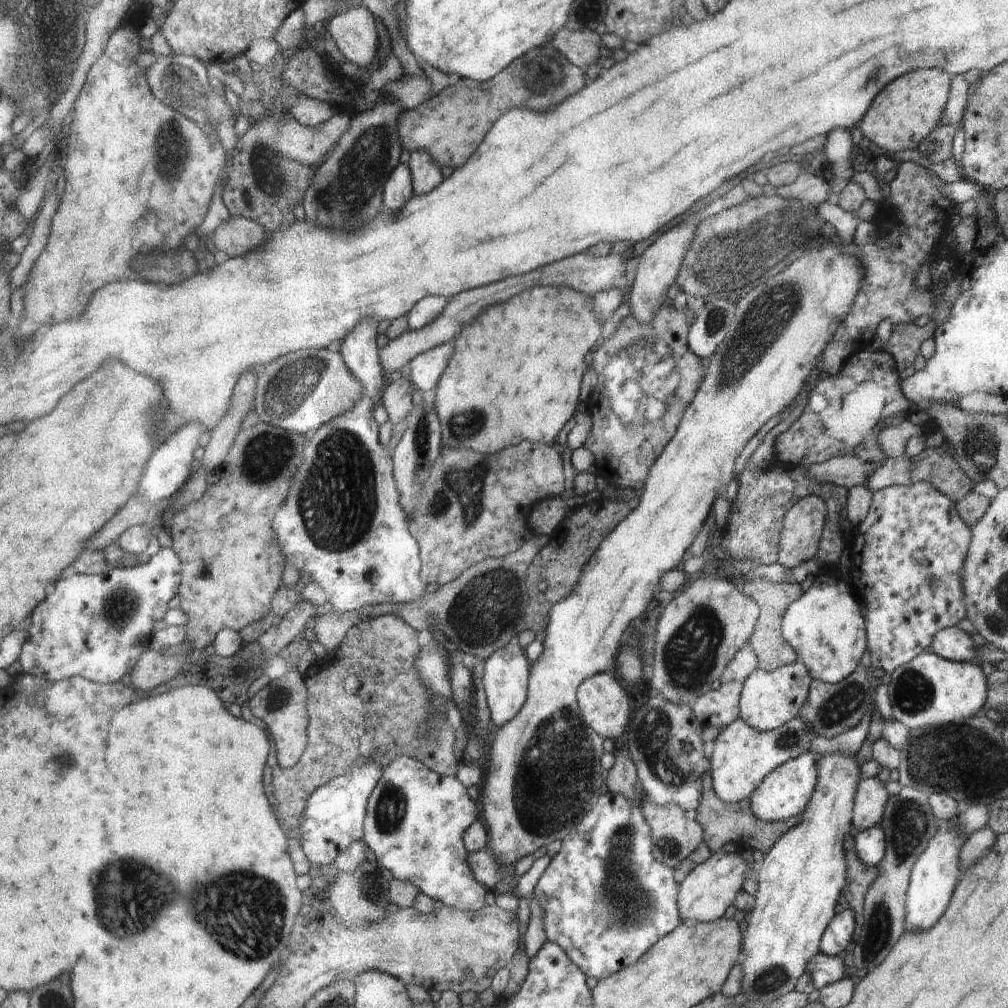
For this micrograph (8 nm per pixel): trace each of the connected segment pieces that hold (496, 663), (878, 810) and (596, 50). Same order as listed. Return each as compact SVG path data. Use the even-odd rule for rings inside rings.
M514 635L504 648L498 649L485 659L482 680L491 712L492 726L504 727L522 711L527 702L530 674L530 662L525 652L518 646L517 635Z
M868 777L859 783L853 816L858 832L879 826L888 800L886 786L878 777Z
M562 27L551 40L552 48L560 51L578 68L588 69L592 64L599 64L602 39L597 31L576 32Z

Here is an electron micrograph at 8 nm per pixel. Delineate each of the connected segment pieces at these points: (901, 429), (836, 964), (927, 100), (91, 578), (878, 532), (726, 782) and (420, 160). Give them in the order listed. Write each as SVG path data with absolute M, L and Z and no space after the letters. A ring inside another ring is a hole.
M905 420L902 424L890 425L881 430L882 436L877 440L886 457L898 458L905 454L906 443L915 436L922 435L922 426Z
M819 952L810 960L805 970L811 974L816 989L820 990L844 976L848 976L852 971L851 966L843 957L828 956Z
M939 68L916 69L894 79L873 100L867 114L858 124L863 136L886 150L887 155L916 149L922 140L941 124L948 100L948 73Z
M169 547L163 548L144 565L113 568L98 575L77 572L71 577L59 579L54 592L31 616L29 635L21 656L24 672L56 681L80 675L97 683L117 683L128 674L132 675L146 652L152 634L155 634L156 622L166 618L170 602L174 596L181 594L183 570L181 556L174 547Z
M920 481L911 485L892 485L873 493L870 510L866 518L855 526L855 532L856 537L850 551L853 571L852 582L856 588L856 593L864 600L864 607L866 607L864 620L866 620L868 650L870 650L867 666L871 666L874 669L882 669L891 674L898 667L902 667L918 655L924 653L924 650L933 644L933 640L938 632L941 632L946 627L956 627L960 620L968 618L966 596L963 591L963 568L972 544L972 528L965 523L965 520L957 511L956 502L950 500L949 497L940 492L932 483Z
M738 717L722 728L715 741L710 744L711 757L709 774L713 789L725 803L748 800L772 770L809 750L814 734L811 727L800 718L789 720L773 731L759 731Z
M422 148L410 155L407 166L414 178L414 194L418 196L432 192L442 182L438 165L433 161L430 153Z

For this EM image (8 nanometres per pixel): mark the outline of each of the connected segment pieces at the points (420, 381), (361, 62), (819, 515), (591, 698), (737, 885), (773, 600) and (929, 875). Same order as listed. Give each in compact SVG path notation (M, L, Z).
M454 342L442 344L414 357L408 364L409 375L416 389L428 393L436 388L454 354Z
M364 6L338 13L327 24L342 54L359 70L378 58L380 46L374 15Z
M816 495L807 496L794 504L793 508L784 518L784 528L780 538L780 558L777 560L785 568L794 568L810 558L814 558L818 548L818 542L821 542L820 536L824 536L822 528L825 528L824 518L826 518L826 504L821 497Z
M603 672L592 675L581 684L577 691L577 701L581 712L590 725L603 739L611 738L618 742L618 738L624 734L630 718L630 698L626 696L624 688L618 684L618 680L612 678L613 672Z
M720 850L708 860L696 866L679 884L679 909L684 922L709 923L724 917L726 909L734 902L746 878L755 877L756 868L751 869L739 853Z
M757 580L756 582L742 581L741 587L742 592L747 597L754 599L760 605L759 620L753 636L749 640L757 656L758 668L776 671L777 668L796 662L798 660L797 651L783 636L781 623L784 620L784 614L789 608L789 604L802 596L803 592L800 583L769 583L763 580Z
M957 816L948 822L948 827L944 832L939 830L933 836L932 842L925 848L924 854L918 858L910 875L911 882L906 896L906 930L925 929L936 924L940 916L945 914L956 892L954 886L960 874L959 855L968 836L957 823Z

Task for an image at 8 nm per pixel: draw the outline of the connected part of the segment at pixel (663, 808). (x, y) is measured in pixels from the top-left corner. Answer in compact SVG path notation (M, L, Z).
M645 799L642 802L646 820L652 828L652 839L655 842L652 848L653 856L662 864L676 870L688 856L692 855L701 846L703 842L701 824L696 820L688 819L685 814L686 810L679 804L657 805Z

